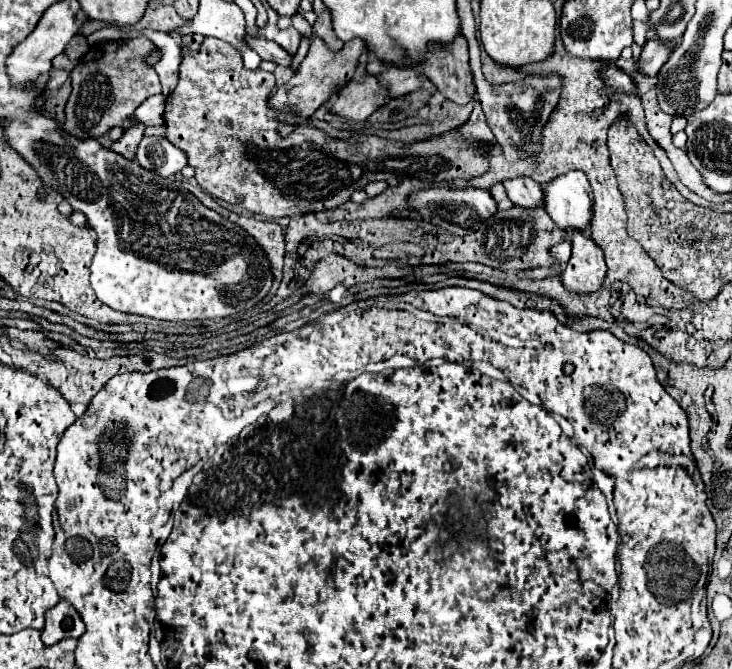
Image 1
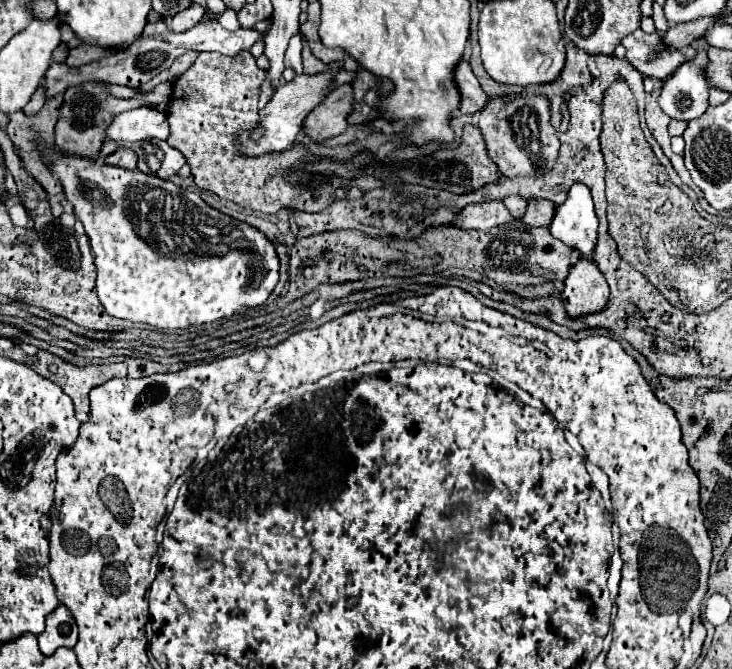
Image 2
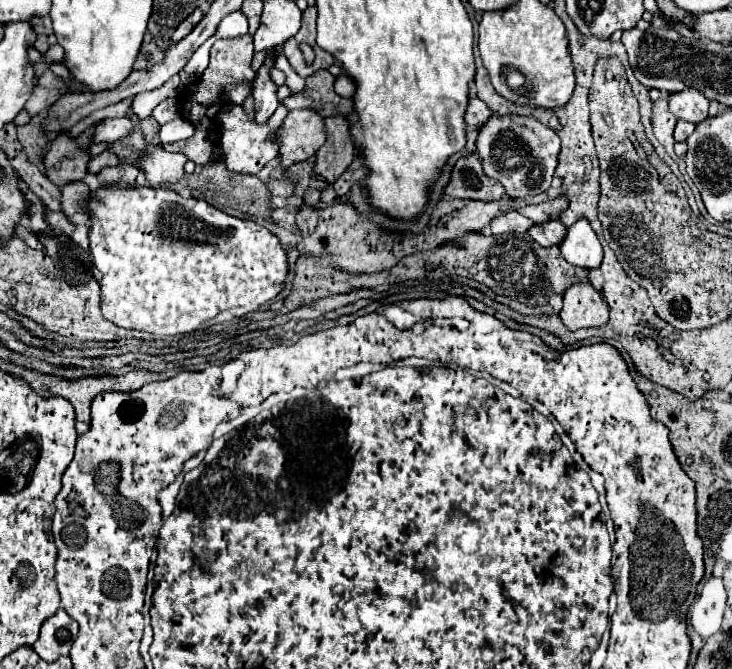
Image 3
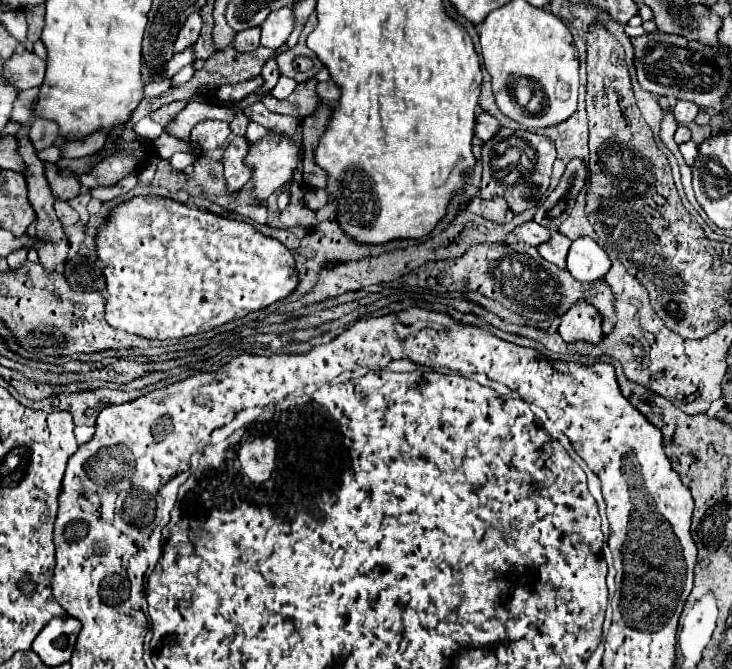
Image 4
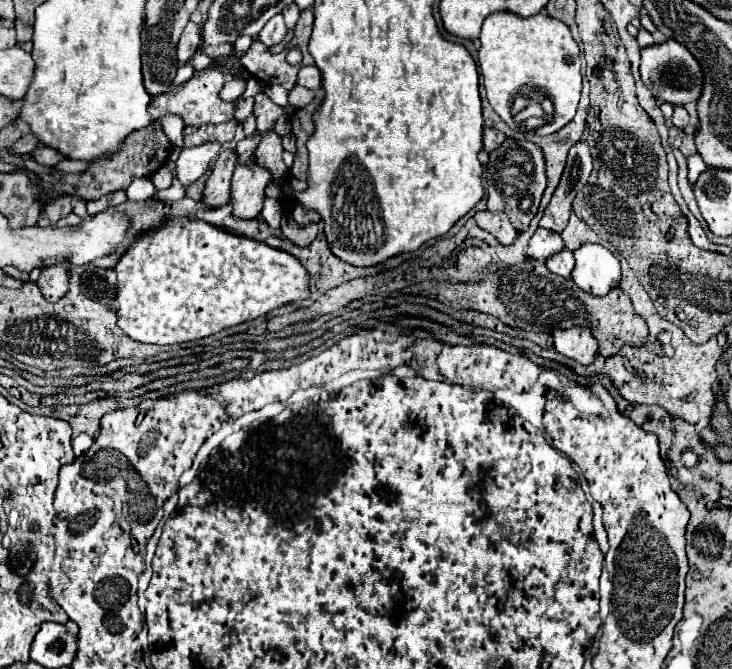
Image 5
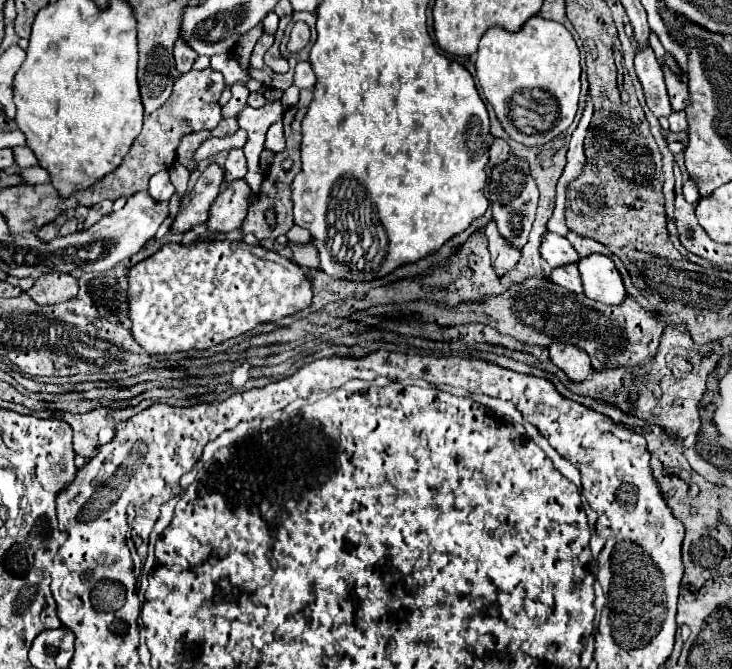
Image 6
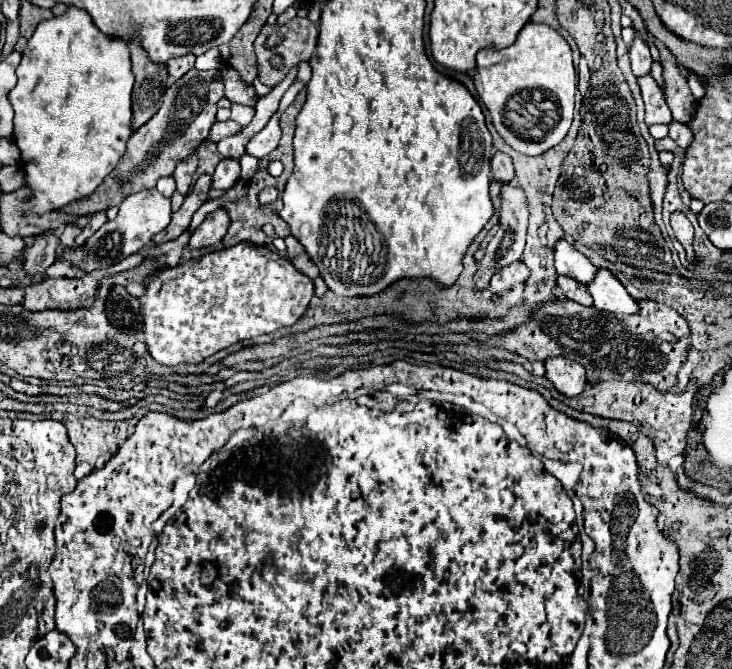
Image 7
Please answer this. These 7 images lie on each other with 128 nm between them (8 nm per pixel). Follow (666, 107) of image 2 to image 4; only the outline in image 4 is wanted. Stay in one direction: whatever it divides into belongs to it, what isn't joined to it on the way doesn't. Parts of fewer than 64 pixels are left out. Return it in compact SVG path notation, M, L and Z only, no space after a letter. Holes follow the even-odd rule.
M678 100L672 112L674 112L674 118L676 118L678 124L690 124L690 122L694 122L694 118L698 114L698 106L692 104L692 102Z

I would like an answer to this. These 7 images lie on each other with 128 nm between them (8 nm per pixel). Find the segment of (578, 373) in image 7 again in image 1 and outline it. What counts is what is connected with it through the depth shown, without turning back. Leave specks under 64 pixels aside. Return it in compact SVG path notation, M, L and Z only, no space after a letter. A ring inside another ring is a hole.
M572 232L572 258L562 272L562 284L568 292L588 294L596 292L606 276L606 262L602 250L582 232Z

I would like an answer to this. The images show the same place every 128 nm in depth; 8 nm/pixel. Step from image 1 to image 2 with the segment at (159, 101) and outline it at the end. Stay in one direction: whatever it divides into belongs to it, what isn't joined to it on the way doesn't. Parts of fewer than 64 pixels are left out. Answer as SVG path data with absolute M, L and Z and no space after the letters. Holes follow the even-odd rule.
M142 106L116 116L116 120L108 126L106 138L126 140L126 142L152 140L152 138L166 140L168 132L170 128L168 128L166 116L154 108Z

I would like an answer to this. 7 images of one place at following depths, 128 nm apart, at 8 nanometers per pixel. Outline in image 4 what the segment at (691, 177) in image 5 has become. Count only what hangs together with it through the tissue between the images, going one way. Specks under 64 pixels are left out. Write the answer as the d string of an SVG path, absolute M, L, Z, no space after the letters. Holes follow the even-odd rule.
M686 142L686 144L680 144L680 152L682 152L686 164L692 166L694 160L696 160L696 156L698 156L698 146L694 142Z

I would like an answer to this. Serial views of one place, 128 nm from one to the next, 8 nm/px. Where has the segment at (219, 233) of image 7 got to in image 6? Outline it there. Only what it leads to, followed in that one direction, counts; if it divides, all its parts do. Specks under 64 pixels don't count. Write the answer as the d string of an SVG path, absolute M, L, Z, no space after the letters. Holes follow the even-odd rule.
M234 180L224 192L212 202L212 212L208 212L206 230L210 232L230 232L238 230L248 212L250 188L244 180Z

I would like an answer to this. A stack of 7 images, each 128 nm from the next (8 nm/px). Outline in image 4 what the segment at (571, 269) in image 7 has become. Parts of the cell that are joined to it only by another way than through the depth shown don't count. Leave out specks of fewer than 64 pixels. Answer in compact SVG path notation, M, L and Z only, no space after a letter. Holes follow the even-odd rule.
M526 222L524 226L518 226L514 230L514 238L518 242L526 242L526 244L536 248L538 244L544 244L544 242L550 240L550 230L540 226L540 224L536 224L536 222Z

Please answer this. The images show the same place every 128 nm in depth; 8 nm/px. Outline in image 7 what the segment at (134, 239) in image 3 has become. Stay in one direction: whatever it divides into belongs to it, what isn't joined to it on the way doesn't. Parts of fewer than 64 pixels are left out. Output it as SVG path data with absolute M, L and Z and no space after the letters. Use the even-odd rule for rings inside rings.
M240 242L184 266L160 270L140 298L144 336L152 358L164 366L198 364L248 338L292 326L308 310L314 282L278 252Z

